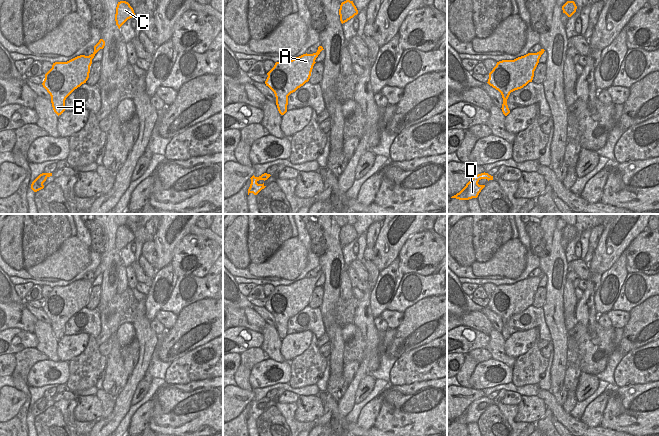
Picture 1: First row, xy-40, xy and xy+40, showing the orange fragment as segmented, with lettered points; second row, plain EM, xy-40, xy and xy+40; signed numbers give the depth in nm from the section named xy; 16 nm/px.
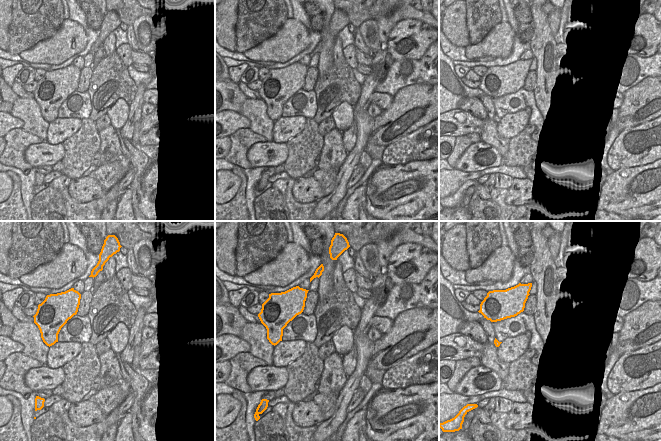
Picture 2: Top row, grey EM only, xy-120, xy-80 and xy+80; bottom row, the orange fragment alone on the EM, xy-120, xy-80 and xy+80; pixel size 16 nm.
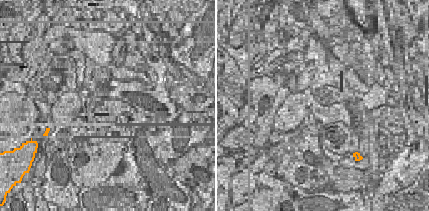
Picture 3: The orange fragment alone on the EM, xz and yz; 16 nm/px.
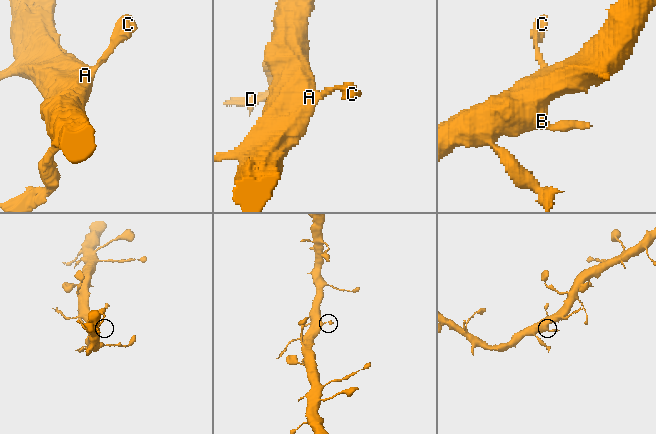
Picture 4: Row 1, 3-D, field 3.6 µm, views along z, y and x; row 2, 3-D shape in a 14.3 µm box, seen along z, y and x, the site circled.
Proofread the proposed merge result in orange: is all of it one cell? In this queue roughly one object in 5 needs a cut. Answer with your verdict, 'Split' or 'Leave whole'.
Leave whole.

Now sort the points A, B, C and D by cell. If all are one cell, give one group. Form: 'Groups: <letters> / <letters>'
Groups: A B C D.

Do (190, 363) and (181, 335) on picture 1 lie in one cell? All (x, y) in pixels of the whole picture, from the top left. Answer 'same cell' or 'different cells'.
different cells

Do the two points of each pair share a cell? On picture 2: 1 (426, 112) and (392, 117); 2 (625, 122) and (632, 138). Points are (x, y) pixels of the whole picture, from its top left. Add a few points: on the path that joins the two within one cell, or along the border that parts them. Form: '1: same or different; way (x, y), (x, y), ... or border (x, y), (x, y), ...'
1: same; way (418, 116), (401, 116)
2: different; border (650, 120), (627, 127), (622, 131)

